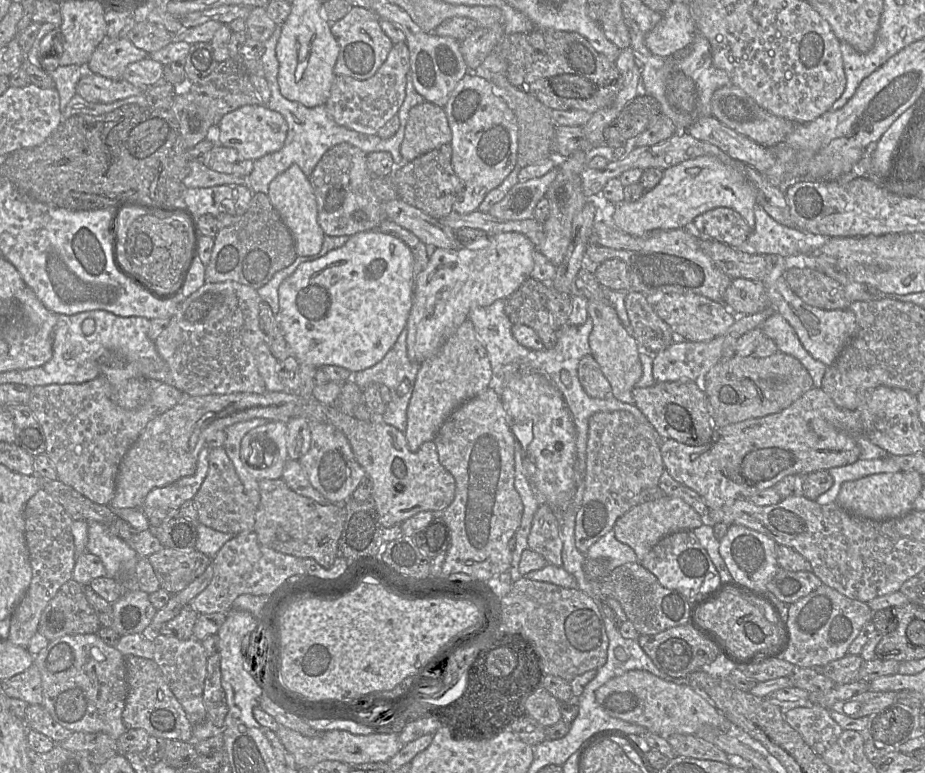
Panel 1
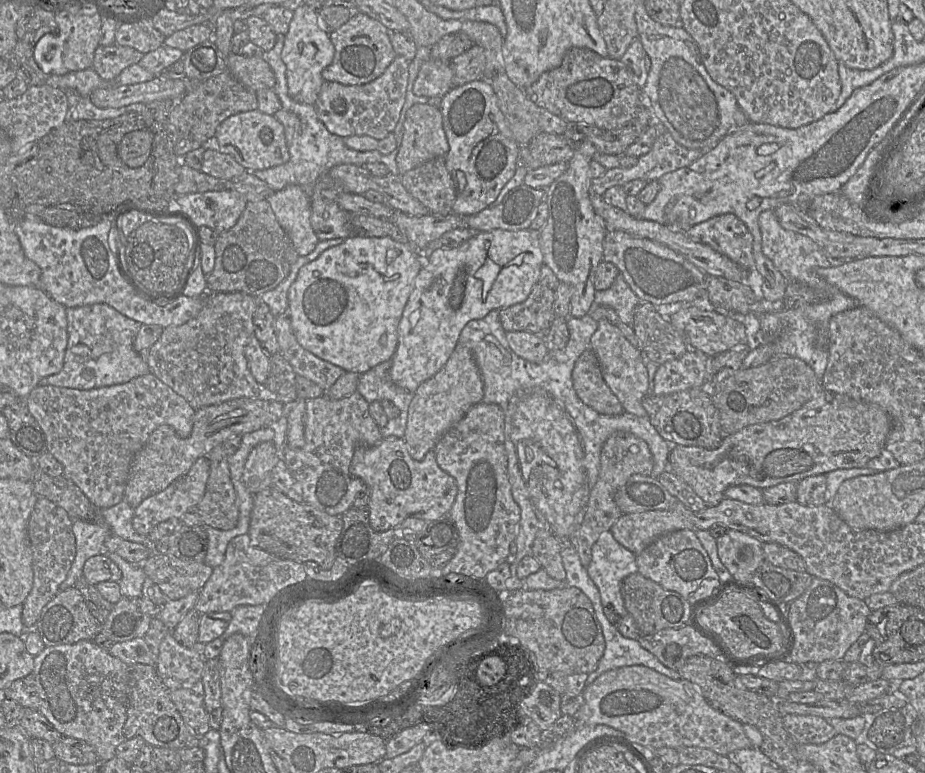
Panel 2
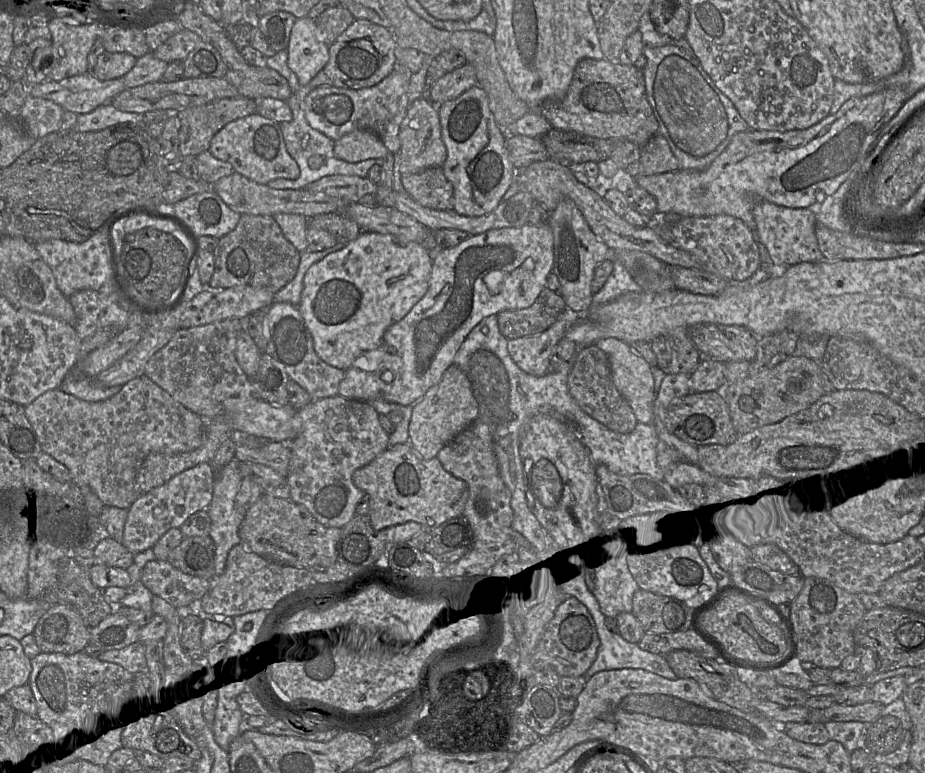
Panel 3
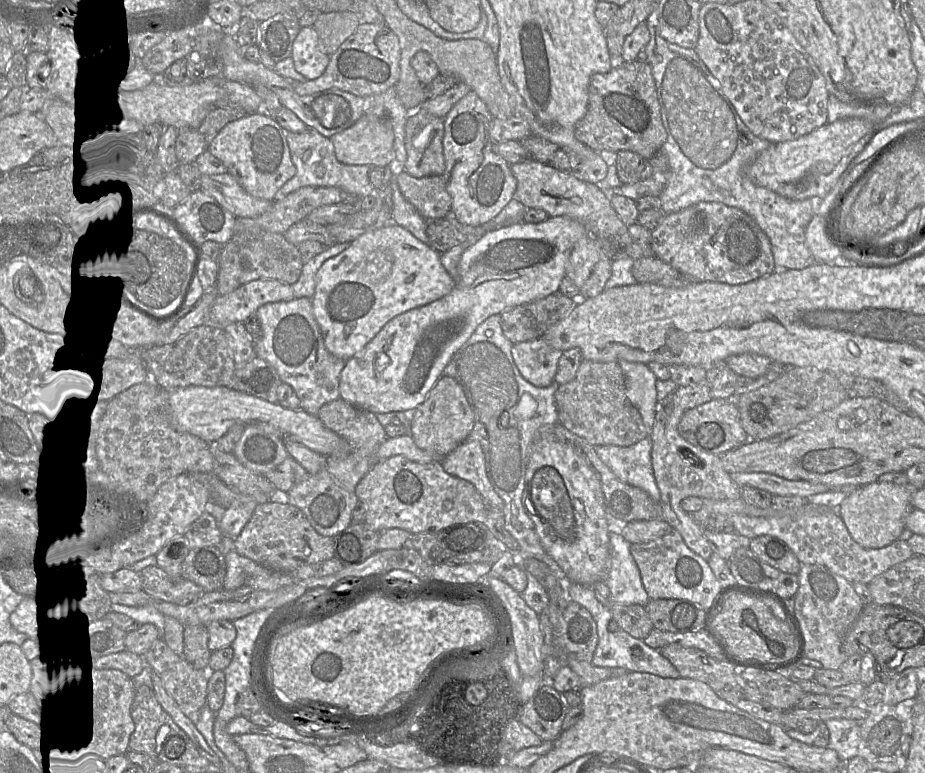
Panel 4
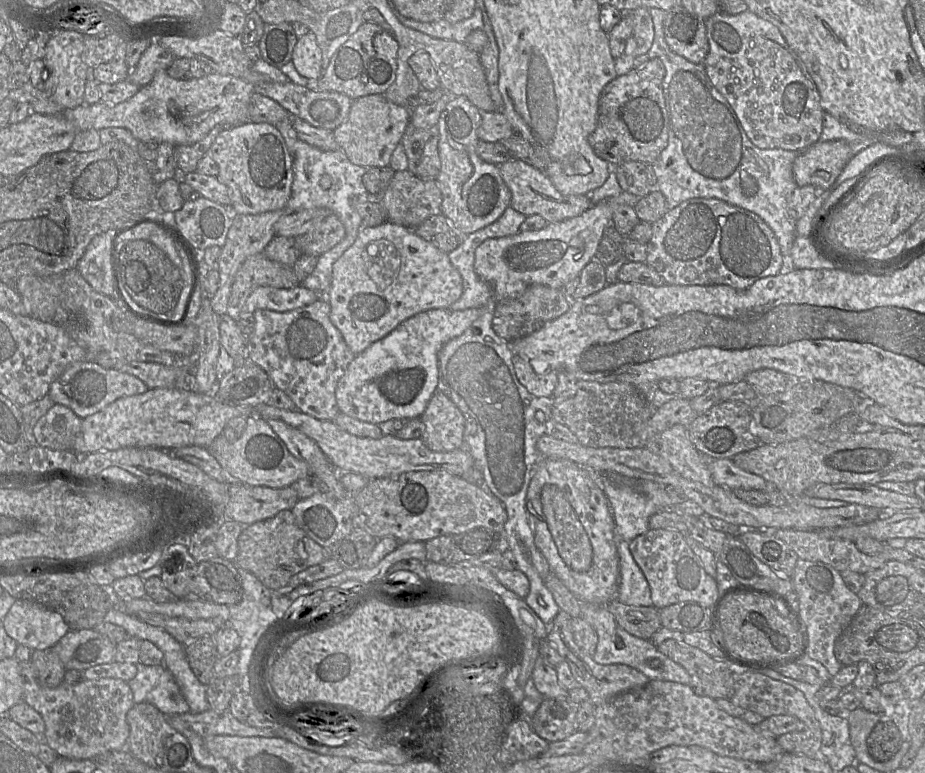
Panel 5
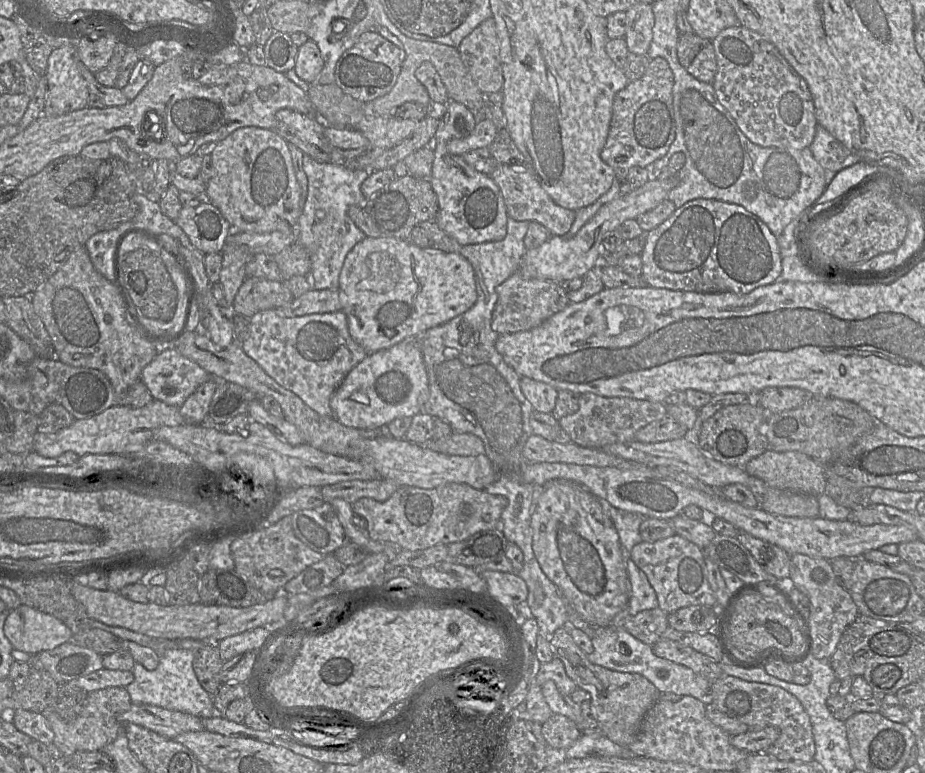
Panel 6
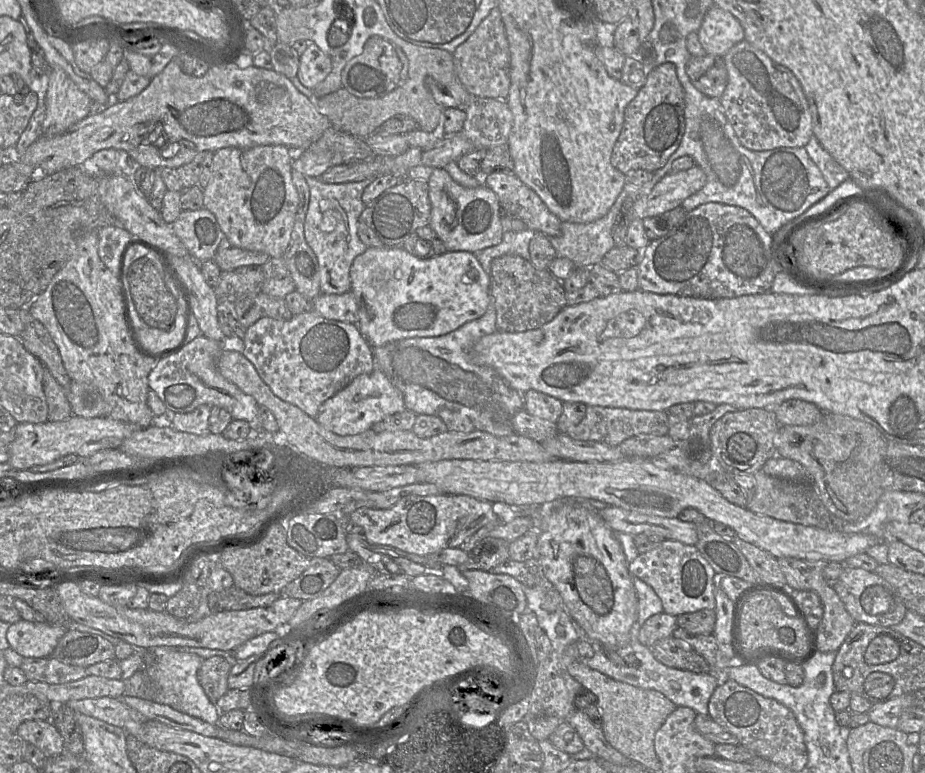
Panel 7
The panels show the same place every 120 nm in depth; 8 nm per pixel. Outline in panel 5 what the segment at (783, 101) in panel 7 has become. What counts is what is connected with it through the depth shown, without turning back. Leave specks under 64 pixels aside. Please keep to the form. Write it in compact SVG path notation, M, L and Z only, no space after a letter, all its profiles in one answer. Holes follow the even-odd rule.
M750 10L729 15L717 12L704 21L708 54L703 62L712 85L735 111L749 140L758 148L802 152L820 140L824 110L811 76L789 49L779 29Z

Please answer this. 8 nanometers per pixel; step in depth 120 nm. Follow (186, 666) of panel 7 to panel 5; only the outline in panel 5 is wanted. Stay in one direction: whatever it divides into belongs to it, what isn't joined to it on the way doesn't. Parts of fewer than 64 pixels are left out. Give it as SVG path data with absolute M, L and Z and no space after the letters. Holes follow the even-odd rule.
M136 664L137 674L128 681L134 703L147 702L166 716L190 712L171 672L164 665Z

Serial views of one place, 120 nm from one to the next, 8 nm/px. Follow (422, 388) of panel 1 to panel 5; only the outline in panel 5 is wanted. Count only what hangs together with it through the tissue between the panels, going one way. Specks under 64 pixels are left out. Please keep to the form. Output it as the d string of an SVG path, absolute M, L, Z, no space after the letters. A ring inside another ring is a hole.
M436 391L420 419L424 425L421 440L434 452L451 452L464 447L465 419L458 407Z

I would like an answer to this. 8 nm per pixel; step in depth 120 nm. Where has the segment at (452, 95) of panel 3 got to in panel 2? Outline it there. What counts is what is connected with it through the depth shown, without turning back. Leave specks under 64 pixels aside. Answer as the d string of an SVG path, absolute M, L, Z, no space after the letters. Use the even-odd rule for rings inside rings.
M475 44L463 54L453 58L450 61L450 67L453 72L453 87L482 79L485 64L484 50Z

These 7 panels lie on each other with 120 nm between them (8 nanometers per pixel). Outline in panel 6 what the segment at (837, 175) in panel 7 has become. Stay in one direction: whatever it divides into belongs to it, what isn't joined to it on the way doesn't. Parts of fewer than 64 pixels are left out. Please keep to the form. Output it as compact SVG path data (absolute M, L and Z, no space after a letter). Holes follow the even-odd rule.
M819 124L809 149L822 168L831 173L837 173L859 162L859 157L855 153L846 148Z

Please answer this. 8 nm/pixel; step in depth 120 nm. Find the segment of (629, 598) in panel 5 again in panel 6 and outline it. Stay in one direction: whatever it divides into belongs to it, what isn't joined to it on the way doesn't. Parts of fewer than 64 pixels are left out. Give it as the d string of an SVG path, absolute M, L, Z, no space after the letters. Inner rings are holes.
M622 546L625 565L630 582L630 599L627 606L629 615L658 608L658 599L654 588L651 586L646 574L641 571L630 558L630 553Z

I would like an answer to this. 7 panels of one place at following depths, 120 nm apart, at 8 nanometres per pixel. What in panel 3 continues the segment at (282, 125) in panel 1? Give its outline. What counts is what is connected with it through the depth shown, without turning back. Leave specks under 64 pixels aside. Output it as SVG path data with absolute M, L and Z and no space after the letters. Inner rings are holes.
M258 113L237 119L225 125L212 138L208 151L218 160L232 165L235 173L258 184L268 185L274 179L296 179L300 170L289 155L280 124Z

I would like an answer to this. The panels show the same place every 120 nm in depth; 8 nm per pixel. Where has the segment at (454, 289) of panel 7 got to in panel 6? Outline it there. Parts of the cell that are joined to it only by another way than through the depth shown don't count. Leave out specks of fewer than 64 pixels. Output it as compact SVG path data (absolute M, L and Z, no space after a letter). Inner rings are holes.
M365 237L347 254L339 275L340 300L353 340L368 354L388 349L406 338L442 325L468 311L477 301L475 273L460 253L423 249L409 240Z

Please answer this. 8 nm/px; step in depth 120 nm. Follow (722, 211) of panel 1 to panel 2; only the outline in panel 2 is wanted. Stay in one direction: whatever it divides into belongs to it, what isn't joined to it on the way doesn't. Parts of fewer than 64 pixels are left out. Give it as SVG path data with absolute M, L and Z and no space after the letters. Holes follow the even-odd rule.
M732 213L714 216L684 233L696 242L709 245L744 270L755 268L753 237L744 222Z

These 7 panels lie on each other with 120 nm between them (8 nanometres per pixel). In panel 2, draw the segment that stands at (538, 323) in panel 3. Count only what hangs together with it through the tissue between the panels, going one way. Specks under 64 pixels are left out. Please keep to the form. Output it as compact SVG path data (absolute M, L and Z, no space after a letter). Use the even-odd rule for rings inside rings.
M537 283L528 298L501 309L499 319L506 332L523 331L546 339L555 318L555 291Z

